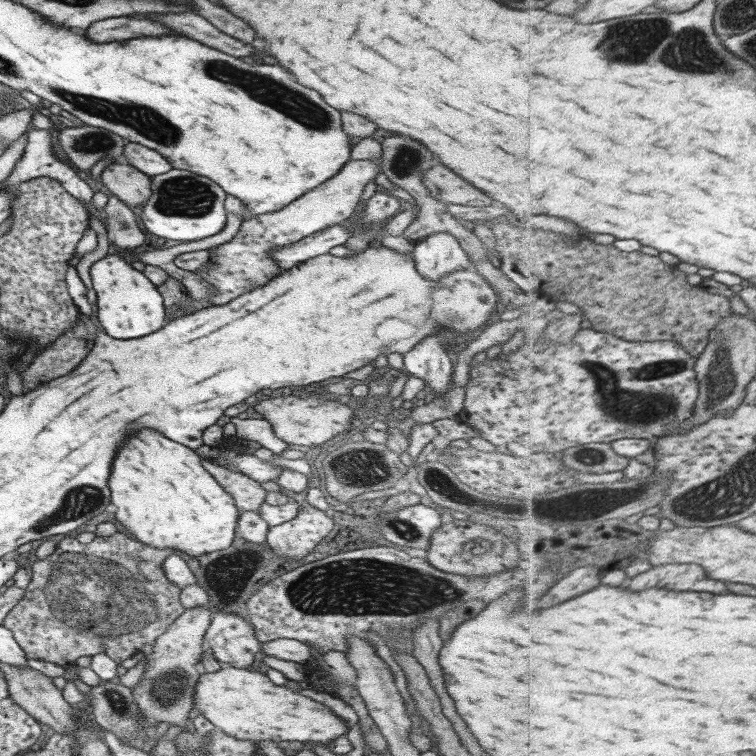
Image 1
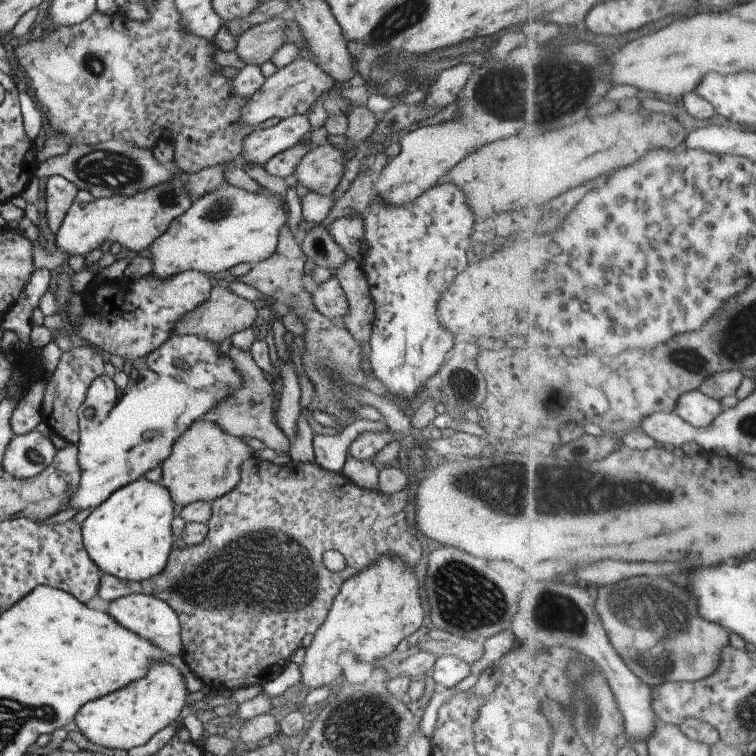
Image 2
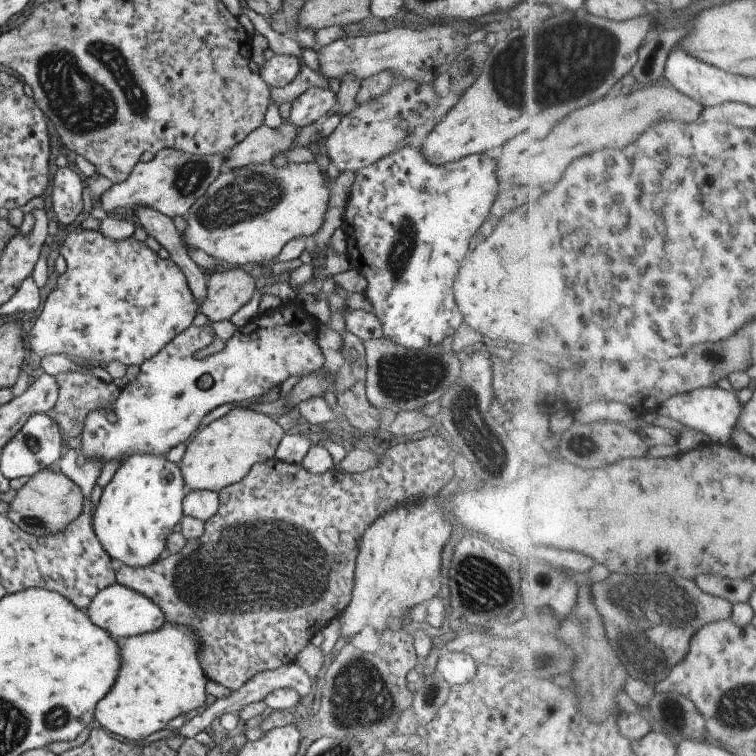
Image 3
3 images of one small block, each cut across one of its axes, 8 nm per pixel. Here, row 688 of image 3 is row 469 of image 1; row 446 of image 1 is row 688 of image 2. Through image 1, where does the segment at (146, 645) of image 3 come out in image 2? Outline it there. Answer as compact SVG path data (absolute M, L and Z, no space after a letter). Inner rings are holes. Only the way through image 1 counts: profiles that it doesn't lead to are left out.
M151 664L143 680L135 680L117 692L83 704L75 712L70 727L91 743L108 749L127 751L141 747L159 730L172 725L183 706L192 700L181 678L181 672L171 668L171 664Z

